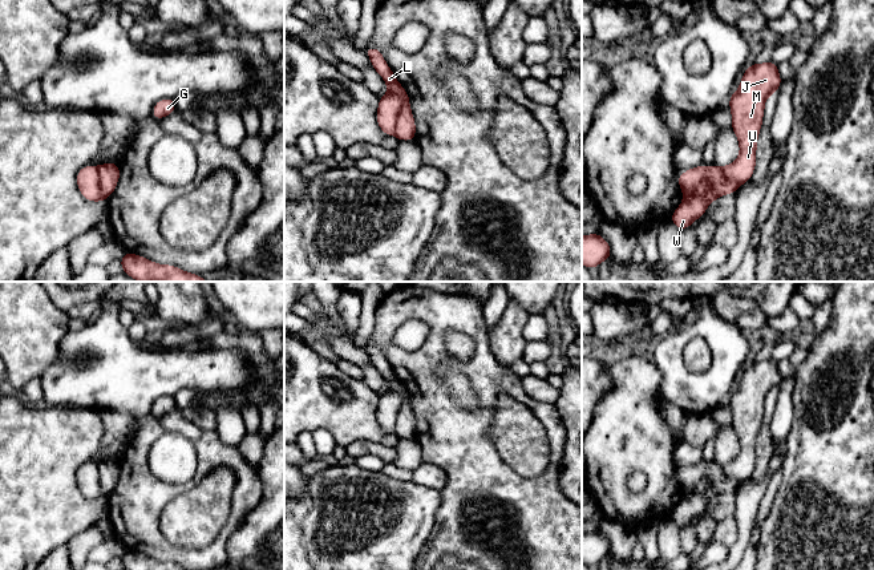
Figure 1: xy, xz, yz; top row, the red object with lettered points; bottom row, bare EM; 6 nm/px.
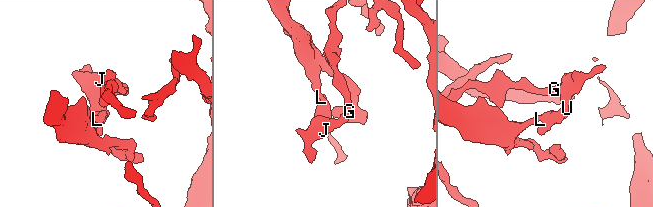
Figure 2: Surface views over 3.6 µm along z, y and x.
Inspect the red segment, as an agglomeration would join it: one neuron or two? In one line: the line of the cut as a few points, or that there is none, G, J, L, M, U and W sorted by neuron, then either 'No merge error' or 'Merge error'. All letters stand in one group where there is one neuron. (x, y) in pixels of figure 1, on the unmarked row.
Split along xz (388, 388), (401, 399), (395, 432). Groups: G J M U W / L. Merge error

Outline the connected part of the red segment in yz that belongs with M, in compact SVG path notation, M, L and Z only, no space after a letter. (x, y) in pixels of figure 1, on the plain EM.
M773 359L749 363L739 387L728 397L732 413L731 427L739 437L739 454L723 465L724 474L735 481L750 478L757 458L757 436L764 417L765 397L776 392L782 376Z

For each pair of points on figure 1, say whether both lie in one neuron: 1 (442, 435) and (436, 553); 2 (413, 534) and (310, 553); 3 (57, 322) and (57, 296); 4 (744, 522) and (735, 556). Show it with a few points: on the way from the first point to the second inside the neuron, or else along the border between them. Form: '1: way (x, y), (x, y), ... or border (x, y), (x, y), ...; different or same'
1: way (457, 464), (457, 524); same
2: way (388, 534), (381, 534), (376, 540), (335, 545); same
3: border (47, 295), (59, 308), (67, 312); different
4: way (744, 530), (739, 548); same

